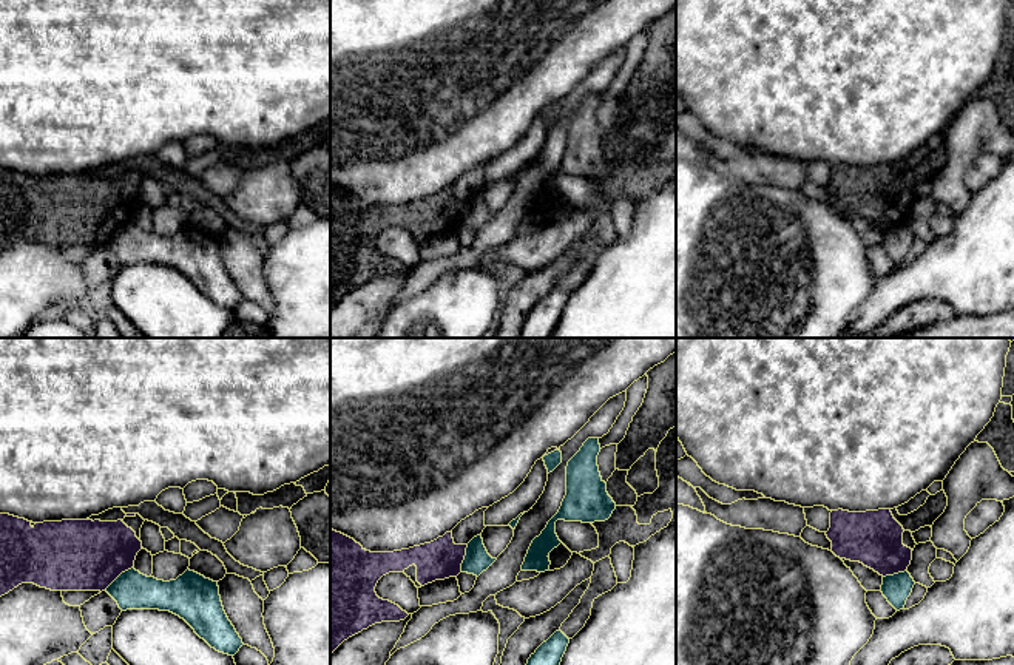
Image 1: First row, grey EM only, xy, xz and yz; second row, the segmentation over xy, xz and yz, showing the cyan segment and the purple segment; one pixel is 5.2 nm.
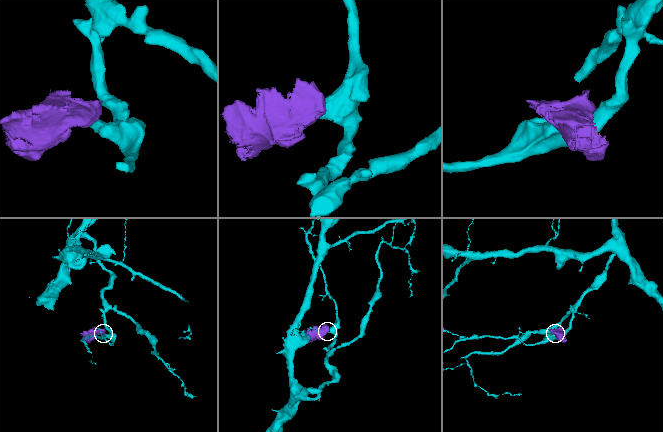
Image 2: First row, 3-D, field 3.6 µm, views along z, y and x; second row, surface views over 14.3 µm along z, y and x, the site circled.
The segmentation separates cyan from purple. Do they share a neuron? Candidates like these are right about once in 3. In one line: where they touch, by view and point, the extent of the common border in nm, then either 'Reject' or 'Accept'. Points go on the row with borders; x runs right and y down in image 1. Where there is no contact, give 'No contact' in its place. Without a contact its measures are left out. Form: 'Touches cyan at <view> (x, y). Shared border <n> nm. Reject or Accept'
Touches cyan at xy (118, 577). Shared border 190 nm. Reject

